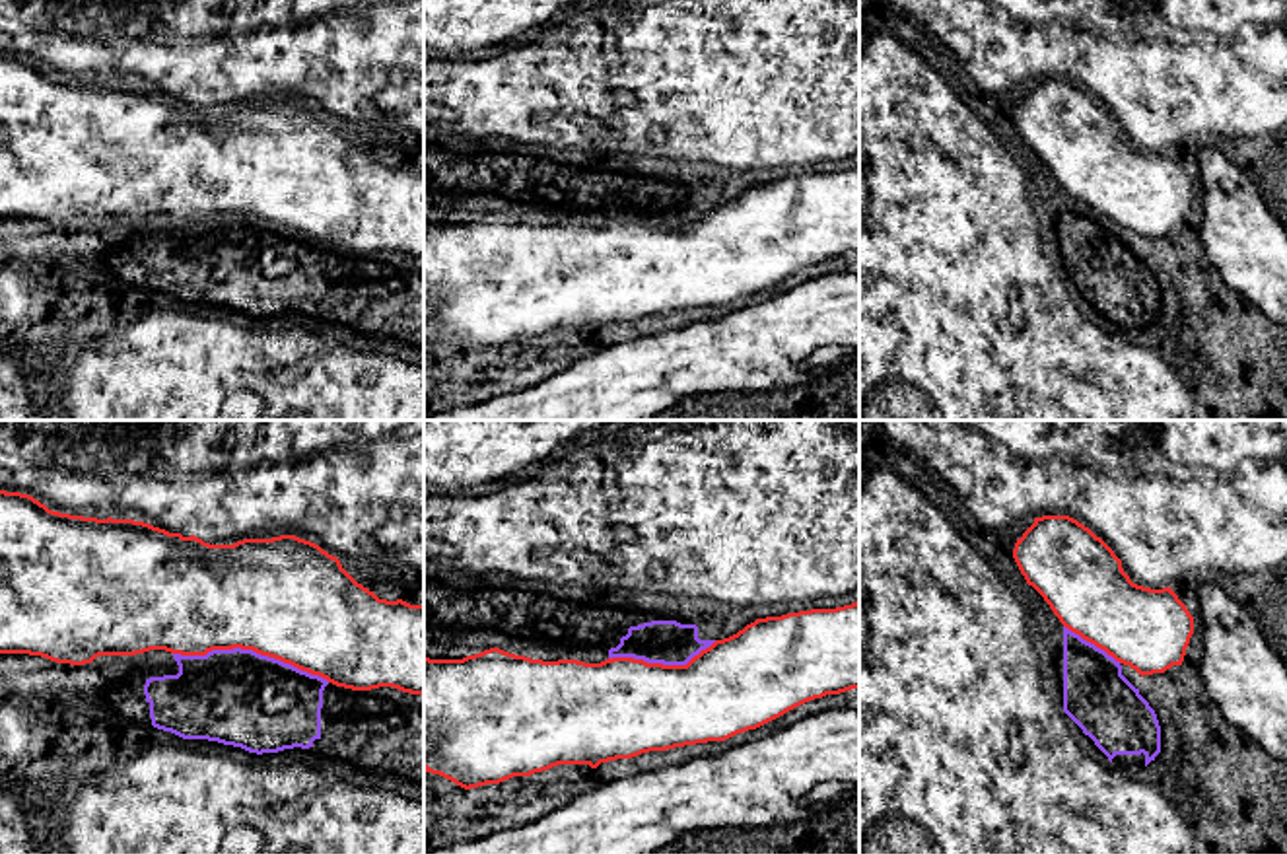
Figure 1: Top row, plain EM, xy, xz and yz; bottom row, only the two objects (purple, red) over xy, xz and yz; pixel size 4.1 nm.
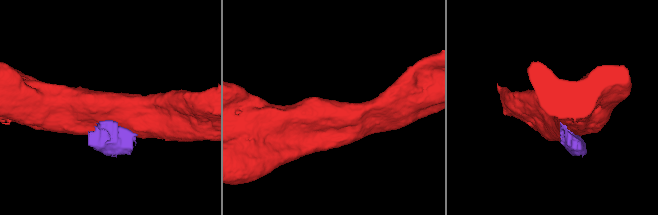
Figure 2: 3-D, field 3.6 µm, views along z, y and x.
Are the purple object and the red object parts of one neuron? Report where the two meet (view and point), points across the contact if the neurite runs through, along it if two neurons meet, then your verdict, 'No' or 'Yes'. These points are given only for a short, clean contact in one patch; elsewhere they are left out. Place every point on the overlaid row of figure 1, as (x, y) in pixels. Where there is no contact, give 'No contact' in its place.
Touches purple at xy (251, 650). No

